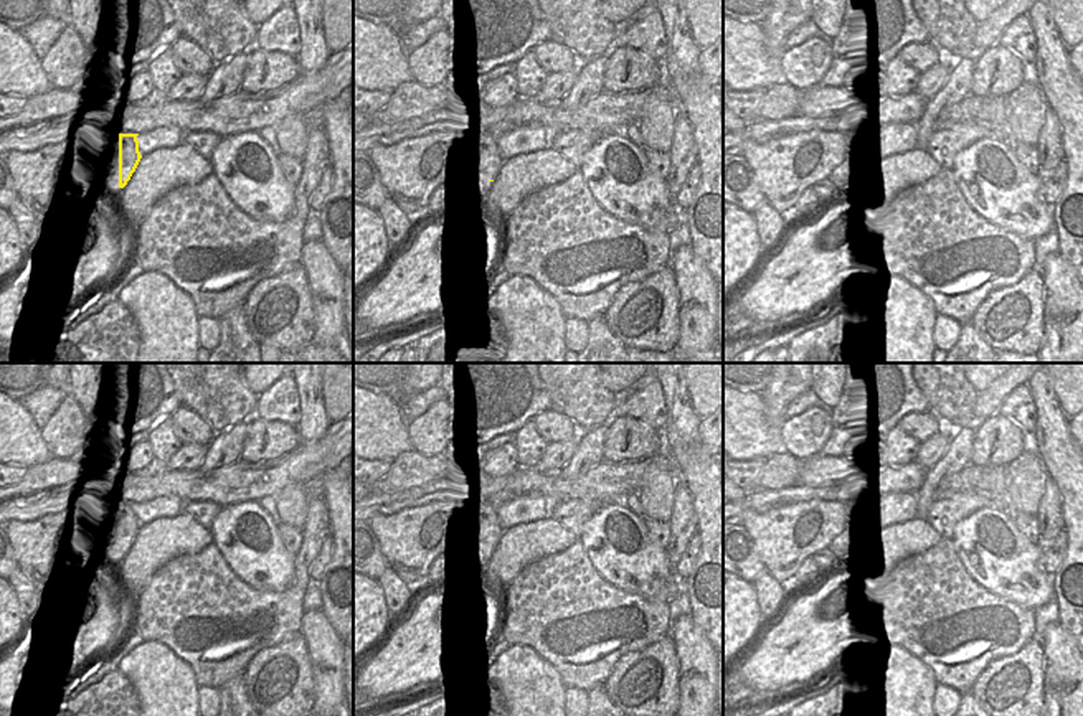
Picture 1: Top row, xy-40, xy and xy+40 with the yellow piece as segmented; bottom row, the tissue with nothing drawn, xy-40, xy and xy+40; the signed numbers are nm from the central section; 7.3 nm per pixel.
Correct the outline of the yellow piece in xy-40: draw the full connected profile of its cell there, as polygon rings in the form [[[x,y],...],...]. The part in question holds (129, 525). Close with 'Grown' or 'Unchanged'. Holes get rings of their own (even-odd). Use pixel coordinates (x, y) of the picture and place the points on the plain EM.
[[[119,503],[119,558],[127,554],[142,528],[137,505],[139,503]]]. Unchanged.

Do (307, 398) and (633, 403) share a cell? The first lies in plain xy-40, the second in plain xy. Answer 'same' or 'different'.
different

